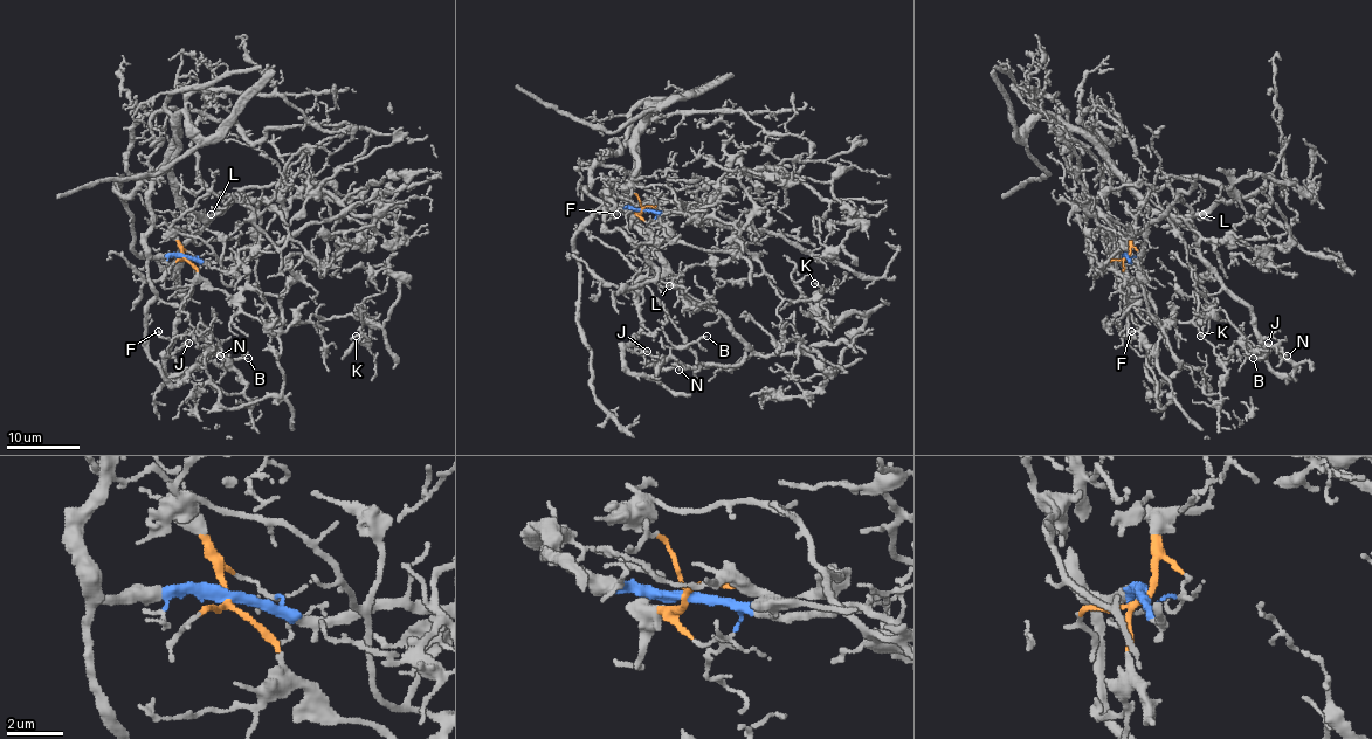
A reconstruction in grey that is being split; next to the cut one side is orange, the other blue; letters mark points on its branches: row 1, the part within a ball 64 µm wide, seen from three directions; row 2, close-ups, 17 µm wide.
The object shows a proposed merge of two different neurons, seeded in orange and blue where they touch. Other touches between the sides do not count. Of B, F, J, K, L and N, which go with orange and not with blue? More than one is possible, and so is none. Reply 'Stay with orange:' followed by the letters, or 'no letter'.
Stay with orange: F, K

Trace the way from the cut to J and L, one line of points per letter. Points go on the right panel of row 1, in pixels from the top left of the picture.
J: (1128, 257), (1109, 250), (1103, 184), (1115, 167), (1153, 209), (1185, 219), (1266, 351), (1267, 342)
L: (1128, 257), (1109, 250), (1103, 184), (1115, 167), (1153, 209), (1173, 221), (1192, 215), (1199, 219), (1202, 213)

